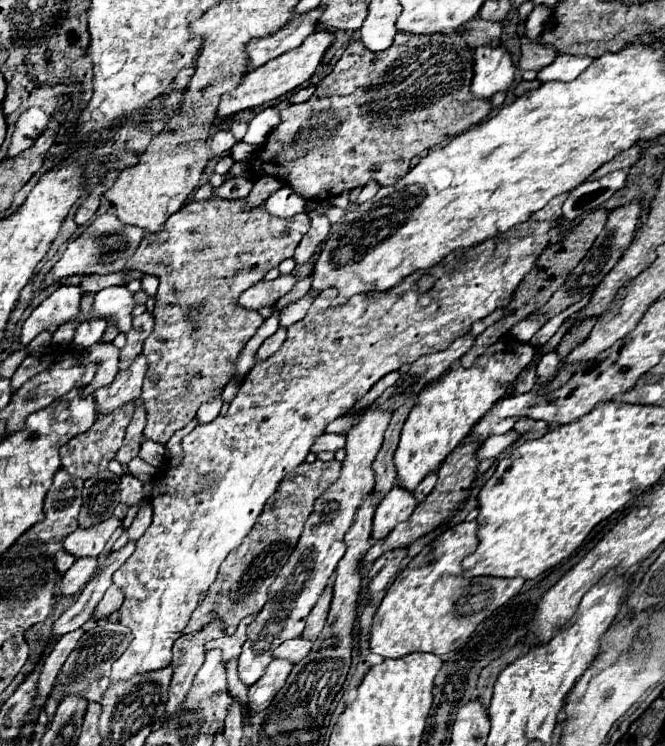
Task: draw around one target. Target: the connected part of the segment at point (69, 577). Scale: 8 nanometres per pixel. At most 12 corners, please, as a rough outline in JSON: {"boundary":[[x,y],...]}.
{"boundary":[[78,557],[62,575],[62,595],[76,595],[90,581],[100,557]]}

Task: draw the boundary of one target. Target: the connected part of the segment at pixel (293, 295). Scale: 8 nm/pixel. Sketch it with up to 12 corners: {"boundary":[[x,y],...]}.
{"boundary":[[312,277],[304,279],[294,285],[288,295],[276,303],[278,311],[284,305],[300,299],[310,289]]}

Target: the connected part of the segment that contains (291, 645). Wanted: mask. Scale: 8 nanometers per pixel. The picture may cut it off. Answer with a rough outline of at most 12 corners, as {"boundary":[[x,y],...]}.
{"boundary":[[290,639],[272,657],[298,663],[312,647],[312,641]]}

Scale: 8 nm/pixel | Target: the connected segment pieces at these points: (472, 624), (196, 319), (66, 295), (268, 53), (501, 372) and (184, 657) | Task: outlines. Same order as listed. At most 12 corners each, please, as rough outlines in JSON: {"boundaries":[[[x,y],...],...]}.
{"boundaries":[[[474,521],[446,529],[394,579],[372,653],[446,655],[520,591],[463,579]],[[192,201],[126,267],[160,279],[144,437],[166,443],[260,325],[238,297],[308,213]],[[60,285],[24,321],[20,341],[80,313],[80,285]],[[320,11],[288,21],[264,39],[246,45],[252,71],[296,49],[314,33]],[[500,339],[450,367],[410,411],[394,455],[414,491],[532,361]],[[202,633],[172,647],[166,717],[174,715],[204,663]]]}

